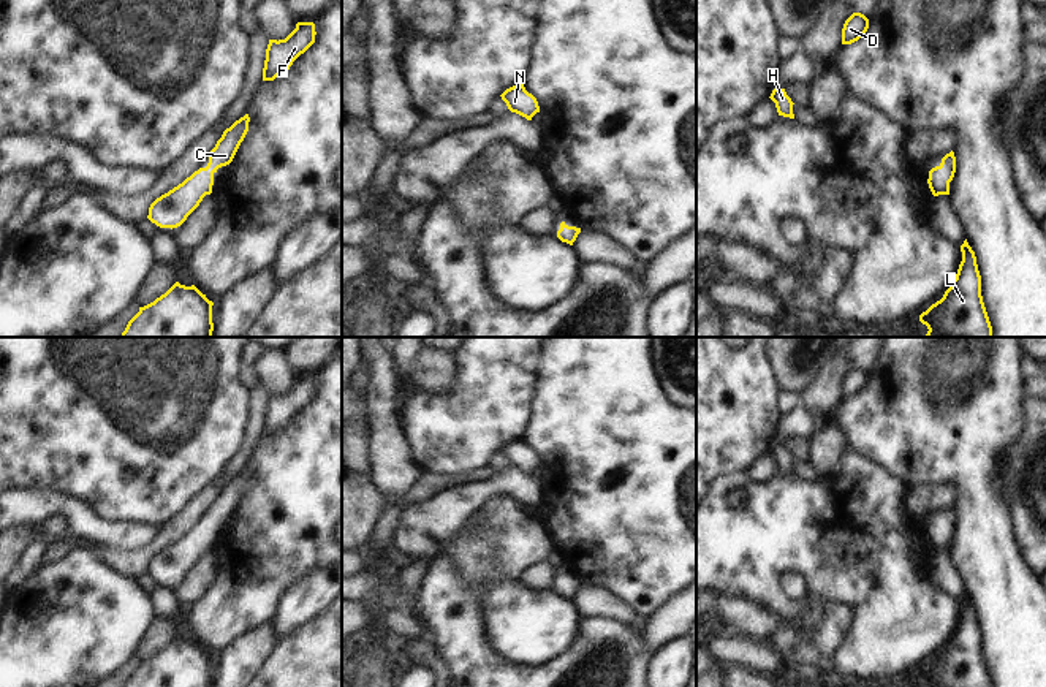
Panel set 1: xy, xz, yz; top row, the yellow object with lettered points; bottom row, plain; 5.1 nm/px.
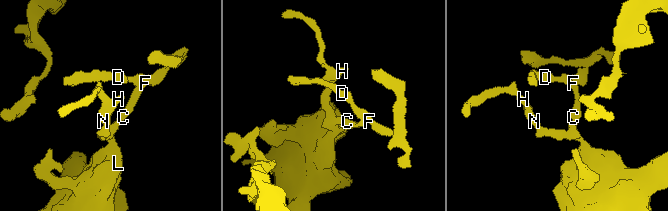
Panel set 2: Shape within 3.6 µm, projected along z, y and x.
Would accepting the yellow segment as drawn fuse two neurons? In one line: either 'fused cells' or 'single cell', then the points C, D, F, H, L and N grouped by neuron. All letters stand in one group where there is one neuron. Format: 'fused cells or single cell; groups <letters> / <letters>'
single cell; groups C D F H L N

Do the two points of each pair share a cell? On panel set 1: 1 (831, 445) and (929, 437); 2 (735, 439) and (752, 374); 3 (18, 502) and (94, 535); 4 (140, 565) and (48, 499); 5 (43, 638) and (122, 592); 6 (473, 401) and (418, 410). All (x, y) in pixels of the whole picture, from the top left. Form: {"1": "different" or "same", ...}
{"1": "different", "2": "same", "3": "same", "4": "different", "5": "same", "6": "same"}

